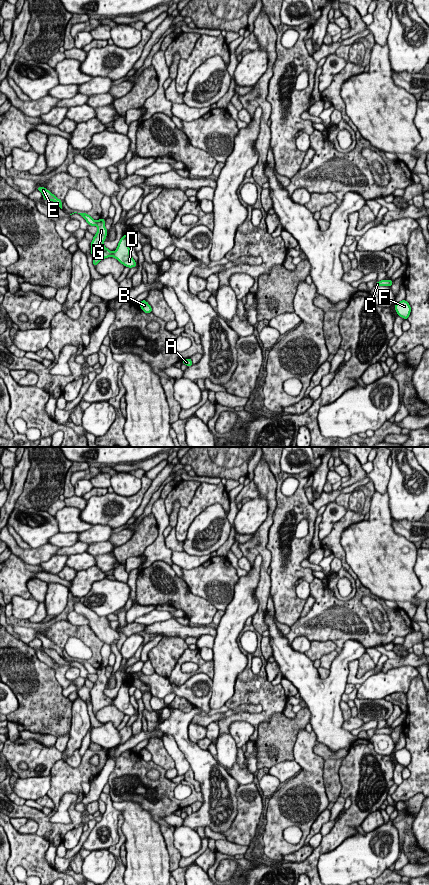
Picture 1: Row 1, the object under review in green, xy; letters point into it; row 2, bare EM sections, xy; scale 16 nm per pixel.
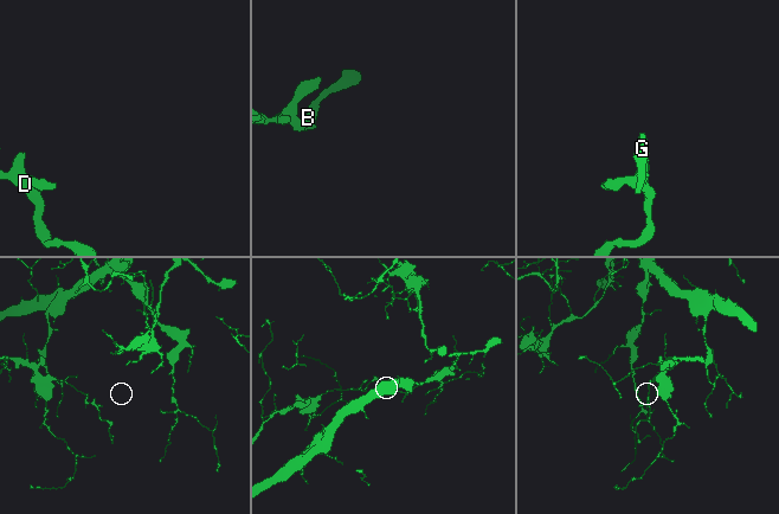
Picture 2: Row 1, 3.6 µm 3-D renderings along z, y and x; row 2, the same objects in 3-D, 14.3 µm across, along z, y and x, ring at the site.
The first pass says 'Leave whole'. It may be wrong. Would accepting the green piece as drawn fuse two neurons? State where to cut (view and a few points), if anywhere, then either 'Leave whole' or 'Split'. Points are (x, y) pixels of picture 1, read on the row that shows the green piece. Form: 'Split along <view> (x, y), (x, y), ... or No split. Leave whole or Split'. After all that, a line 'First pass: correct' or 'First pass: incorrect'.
Split along xy (96, 221), (97, 225). Split
First pass: incorrect

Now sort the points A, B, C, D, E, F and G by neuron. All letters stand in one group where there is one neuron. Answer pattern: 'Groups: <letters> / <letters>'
Groups: A B D G / C E F

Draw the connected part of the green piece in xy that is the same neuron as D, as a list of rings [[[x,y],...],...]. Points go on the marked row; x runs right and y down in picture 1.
[[[100,218],[97,221],[97,227],[97,233],[94,235],[90,244],[94,267],[96,267],[101,260],[110,256],[117,259],[125,267],[133,268],[138,266],[130,255],[129,235],[124,234],[118,243],[117,249],[112,252],[104,246],[104,241],[108,233],[108,230],[105,228],[105,219]]]

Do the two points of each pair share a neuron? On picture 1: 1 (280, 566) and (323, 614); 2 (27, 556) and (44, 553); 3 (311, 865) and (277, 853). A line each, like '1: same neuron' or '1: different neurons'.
1: different neurons
2: same neuron
3: different neurons

